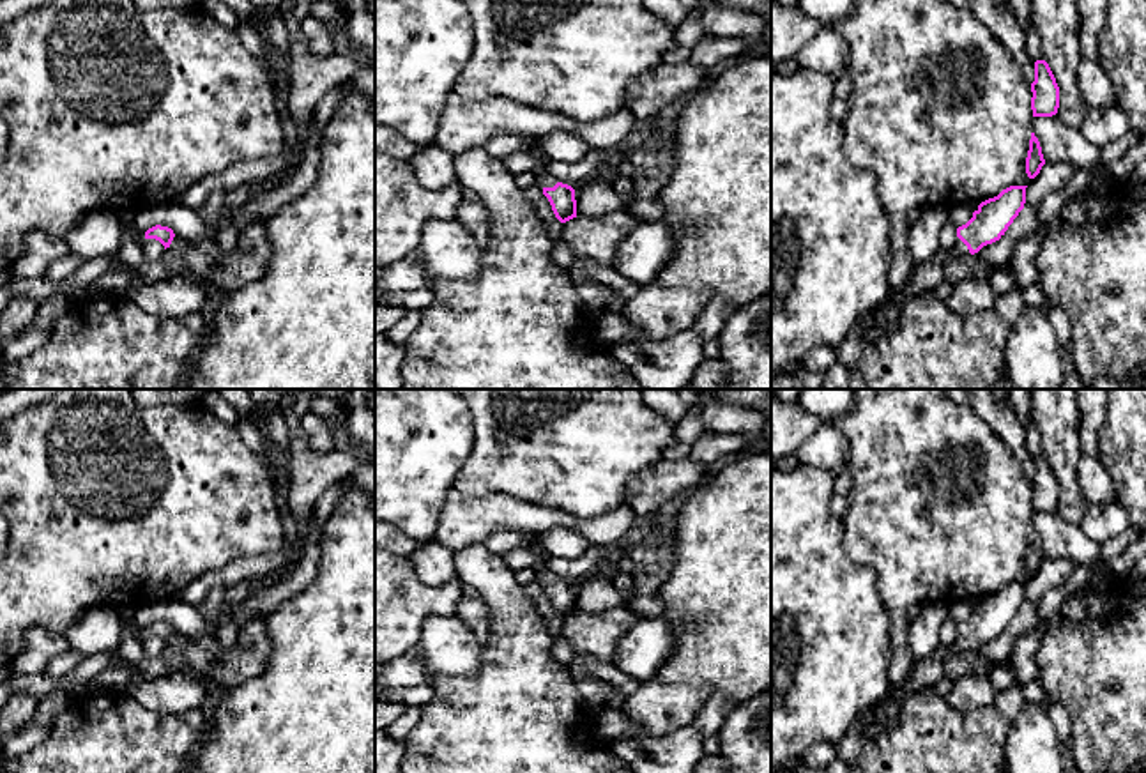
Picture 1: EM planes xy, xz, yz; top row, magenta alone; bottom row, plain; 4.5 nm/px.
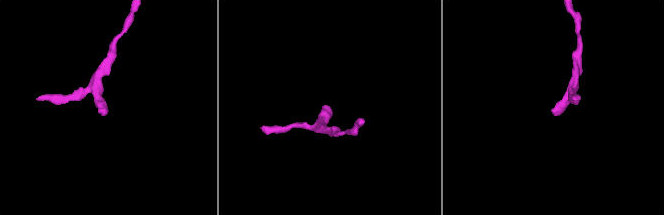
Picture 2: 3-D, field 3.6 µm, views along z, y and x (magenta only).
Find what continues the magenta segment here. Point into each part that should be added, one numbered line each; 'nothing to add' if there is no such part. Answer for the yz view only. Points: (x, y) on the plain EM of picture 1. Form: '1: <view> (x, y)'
1: yz (929, 671)

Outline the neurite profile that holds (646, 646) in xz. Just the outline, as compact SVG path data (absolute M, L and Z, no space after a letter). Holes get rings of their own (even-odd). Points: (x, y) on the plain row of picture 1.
M661 617L640 619L619 640L614 665L637 681L647 681L674 649L674 633Z

